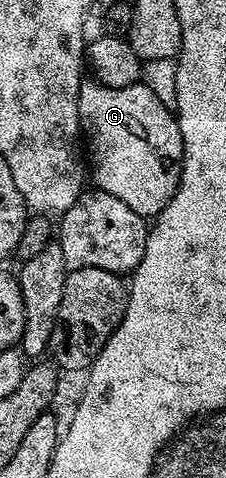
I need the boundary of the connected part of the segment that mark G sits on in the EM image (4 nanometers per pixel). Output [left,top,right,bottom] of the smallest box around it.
[79,82,183,218]

